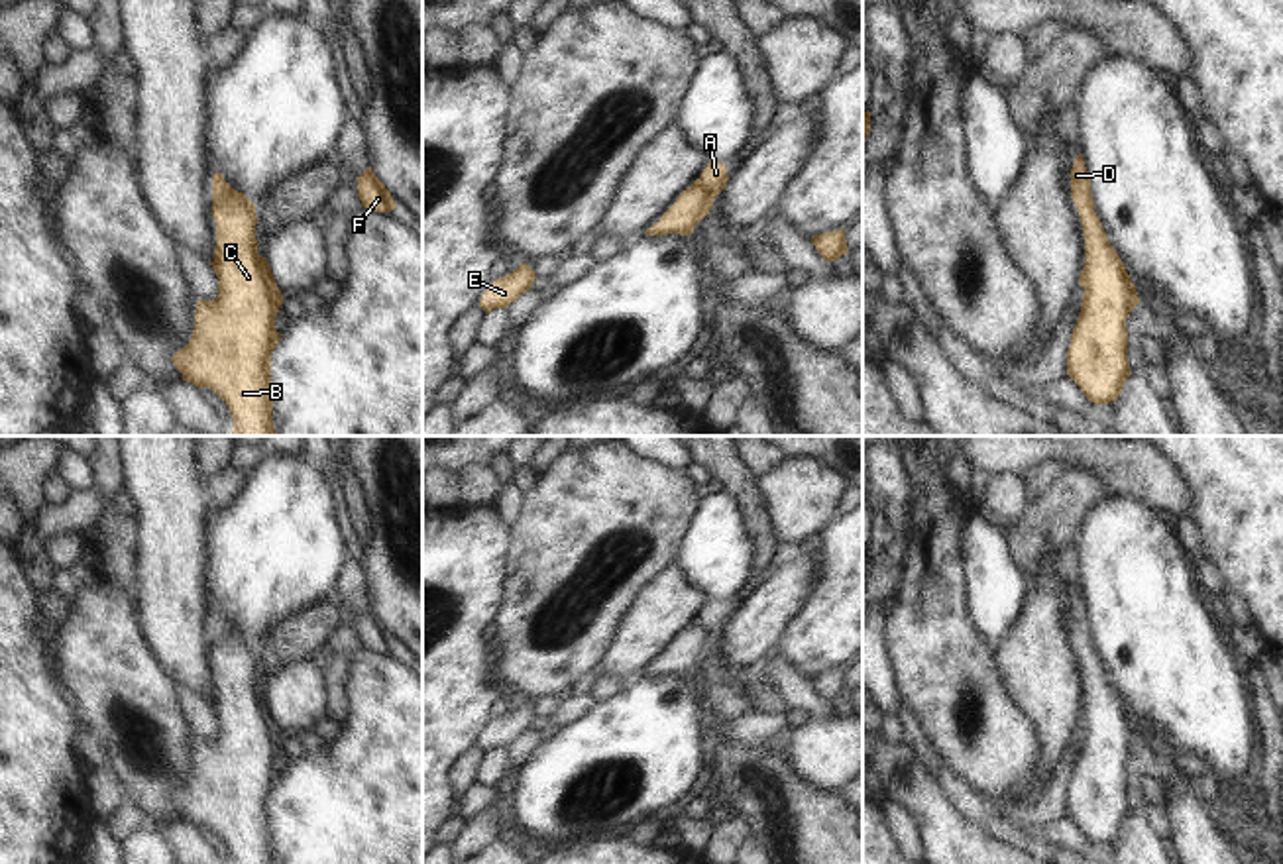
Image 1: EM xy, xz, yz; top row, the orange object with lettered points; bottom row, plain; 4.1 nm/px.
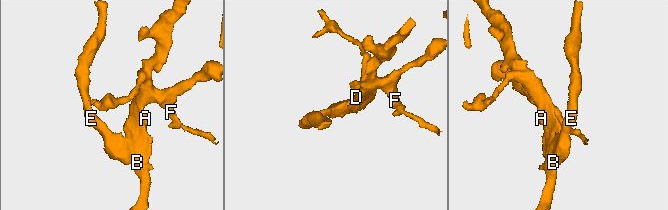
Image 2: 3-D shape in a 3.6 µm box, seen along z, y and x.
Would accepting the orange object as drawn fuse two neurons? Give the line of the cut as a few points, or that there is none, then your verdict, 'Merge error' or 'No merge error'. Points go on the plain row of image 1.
No split. No merge error

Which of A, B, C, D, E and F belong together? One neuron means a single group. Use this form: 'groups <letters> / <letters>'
groups A B C D E F

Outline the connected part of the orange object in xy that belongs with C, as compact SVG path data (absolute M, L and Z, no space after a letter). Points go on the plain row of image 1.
M222 613L212 615L212 658L216 685L210 705L218 717L218 736L196 740L191 782L171 801L183 821L214 831L228 844L234 864L273 864L271 793L283 776L275 770L283 736L267 699L257 693L255 644L234 630Z

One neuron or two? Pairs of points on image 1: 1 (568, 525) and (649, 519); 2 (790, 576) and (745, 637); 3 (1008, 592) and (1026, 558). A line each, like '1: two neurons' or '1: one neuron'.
1: one neuron
2: one neuron
3: two neurons

